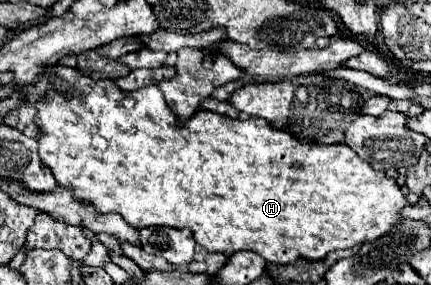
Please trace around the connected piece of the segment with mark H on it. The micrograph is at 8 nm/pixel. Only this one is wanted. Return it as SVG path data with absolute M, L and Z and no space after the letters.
M49 66L37 82L37 86L25 86L19 88L19 92L25 94L25 100L29 100L37 110L37 124L43 136L39 138L39 156L41 160L53 170L53 176L57 182L65 188L69 188L77 200L85 200L91 206L95 206L99 212L117 212L133 226L135 230L147 228L147 226L171 226L171 228L191 228L193 238L197 244L201 244L207 252L221 252L221 254L233 254L239 250L251 250L259 256L263 256L271 264L295 264L299 258L305 260L323 260L333 250L347 250L357 244L373 242L393 230L403 220L401 208L407 206L407 198L397 186L395 178L385 176L383 170L371 168L365 160L361 160L349 146L345 144L301 144L291 134L285 134L285 130L275 130L265 122L263 118L249 118L249 120L231 120L225 116L219 116L209 110L197 110L193 118L179 120L173 110L167 106L161 90L157 85L149 85L133 92L119 90L119 86L113 80L91 80L89 76L83 76L75 68L67 66Z

